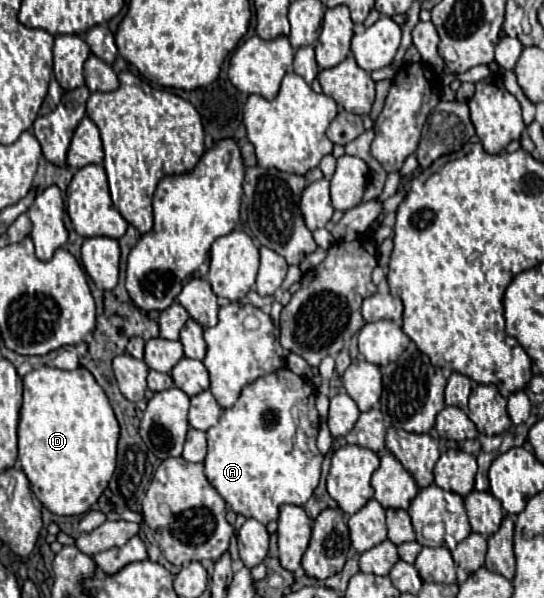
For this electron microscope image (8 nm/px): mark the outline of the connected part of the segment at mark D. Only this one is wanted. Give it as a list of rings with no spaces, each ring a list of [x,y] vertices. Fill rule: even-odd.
[[[39,367],[23,377],[23,407],[18,425],[18,461],[29,477],[31,491],[43,507],[55,515],[83,515],[97,503],[114,474],[119,441],[119,423],[105,391],[85,369],[63,371],[57,367]]]

